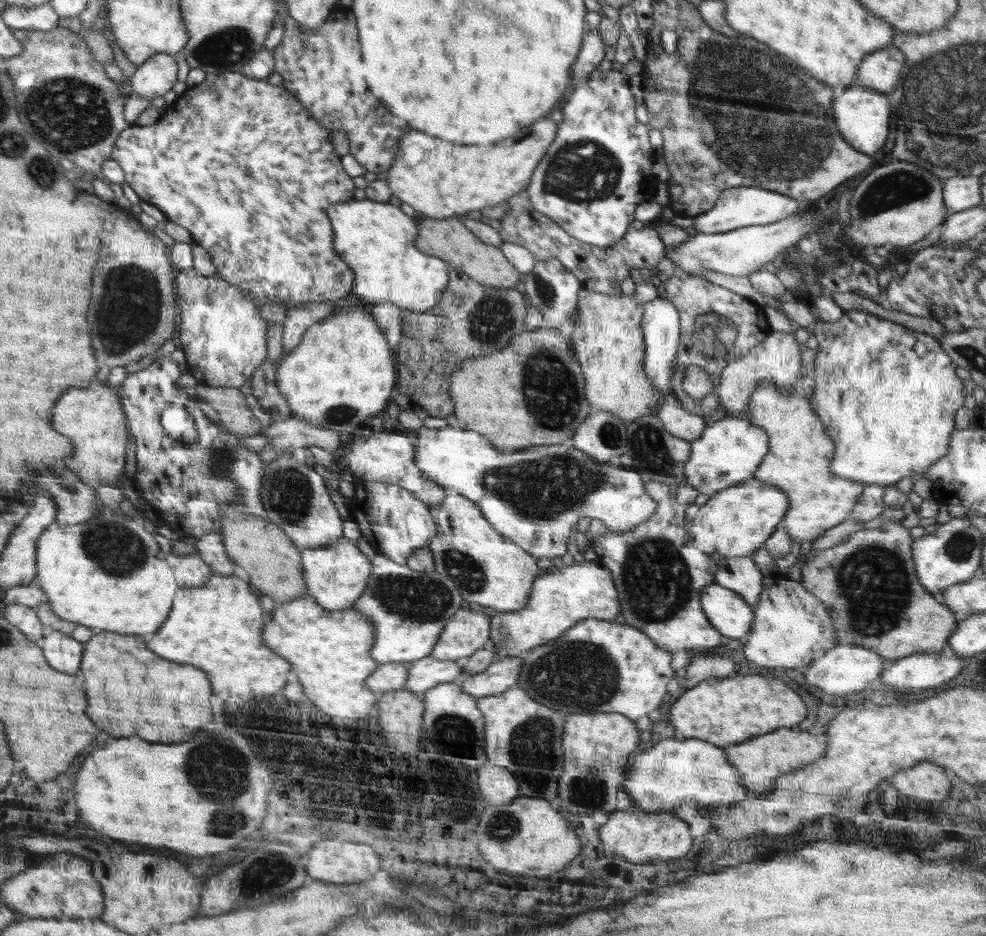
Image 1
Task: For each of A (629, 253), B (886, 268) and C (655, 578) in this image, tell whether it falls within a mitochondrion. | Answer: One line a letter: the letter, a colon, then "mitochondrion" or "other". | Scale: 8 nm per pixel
A: other
B: other
C: mitochondrion

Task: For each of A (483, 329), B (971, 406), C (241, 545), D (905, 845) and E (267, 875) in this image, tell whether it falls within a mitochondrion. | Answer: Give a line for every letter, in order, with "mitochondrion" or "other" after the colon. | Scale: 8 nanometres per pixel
A: mitochondrion
B: other
C: other
D: other
E: mitochondrion

